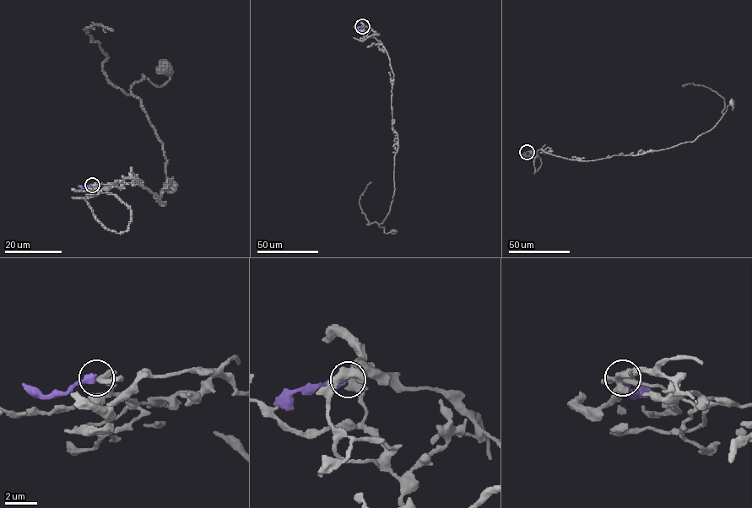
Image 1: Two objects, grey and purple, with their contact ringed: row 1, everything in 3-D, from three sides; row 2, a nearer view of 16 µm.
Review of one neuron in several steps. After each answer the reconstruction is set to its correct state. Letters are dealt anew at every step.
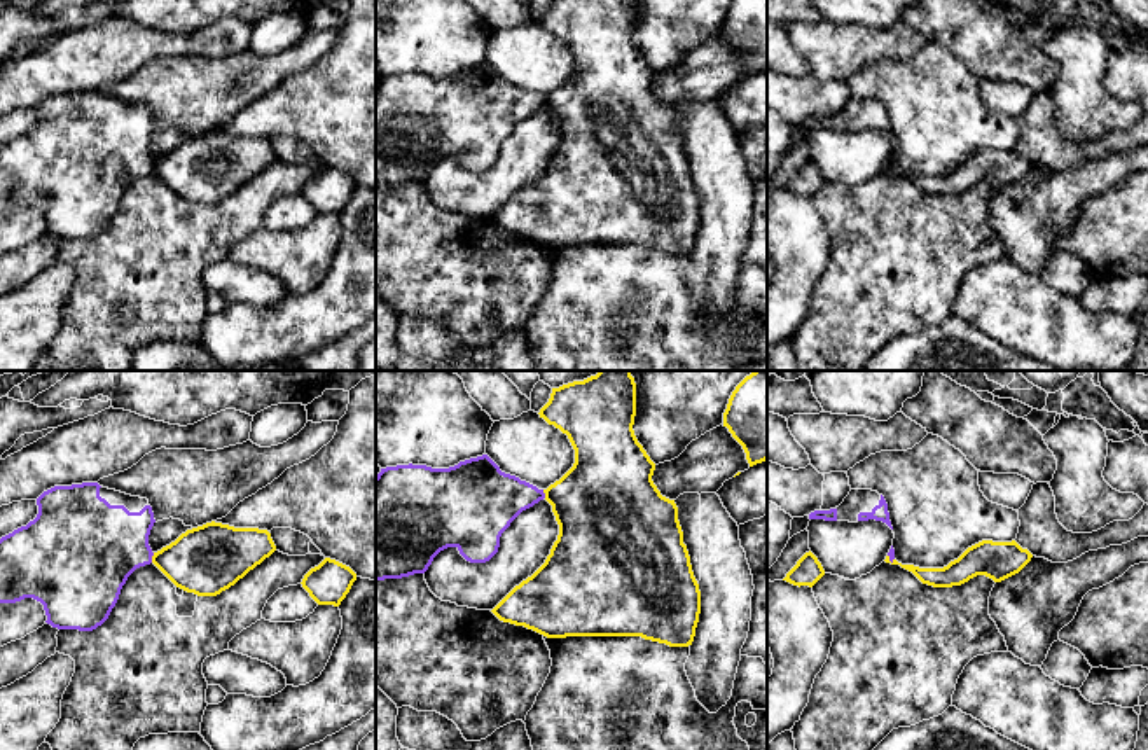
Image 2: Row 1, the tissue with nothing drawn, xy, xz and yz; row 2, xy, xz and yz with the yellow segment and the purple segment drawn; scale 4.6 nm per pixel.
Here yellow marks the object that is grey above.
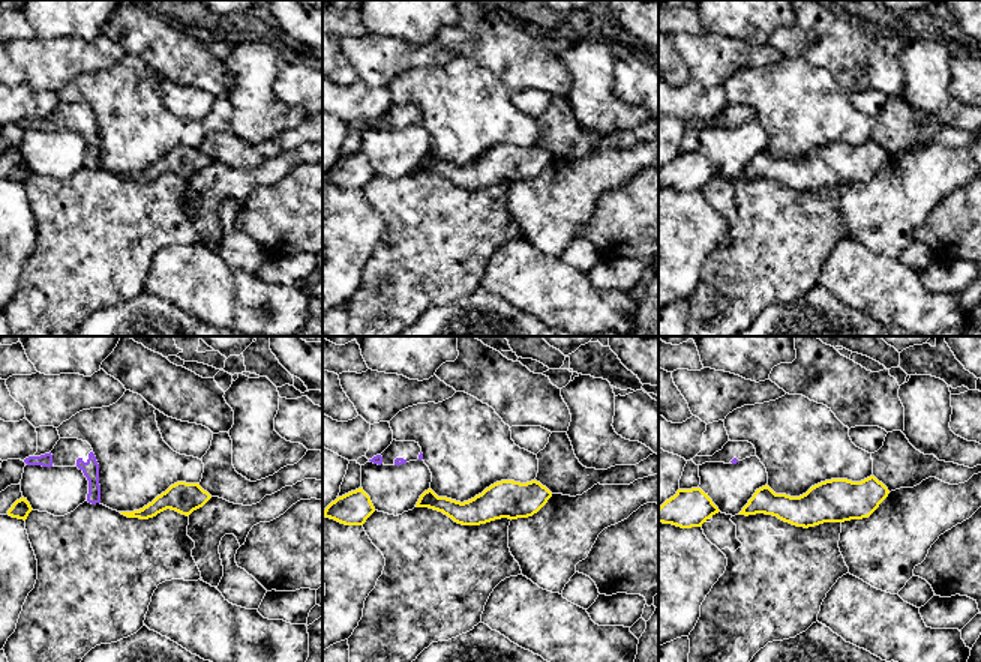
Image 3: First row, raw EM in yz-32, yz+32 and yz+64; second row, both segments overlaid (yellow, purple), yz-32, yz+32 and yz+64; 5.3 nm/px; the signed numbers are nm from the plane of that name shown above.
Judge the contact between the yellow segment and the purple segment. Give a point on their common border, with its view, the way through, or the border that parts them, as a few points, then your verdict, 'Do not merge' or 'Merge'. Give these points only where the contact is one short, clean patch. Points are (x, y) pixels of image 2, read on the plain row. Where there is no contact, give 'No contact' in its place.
Touches yellow at xy (152, 166). Boundary: xy (154, 161), (151, 170). Do not merge

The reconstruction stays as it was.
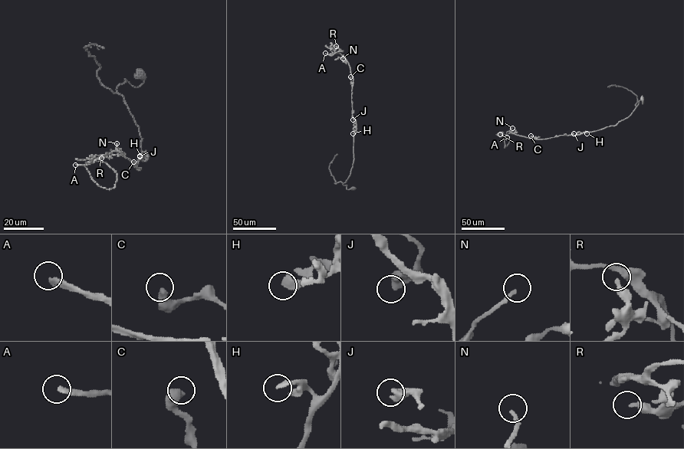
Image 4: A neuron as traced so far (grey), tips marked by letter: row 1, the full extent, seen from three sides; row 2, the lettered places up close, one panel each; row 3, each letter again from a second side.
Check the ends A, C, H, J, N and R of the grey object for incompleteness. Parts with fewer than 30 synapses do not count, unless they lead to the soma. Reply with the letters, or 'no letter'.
A, N

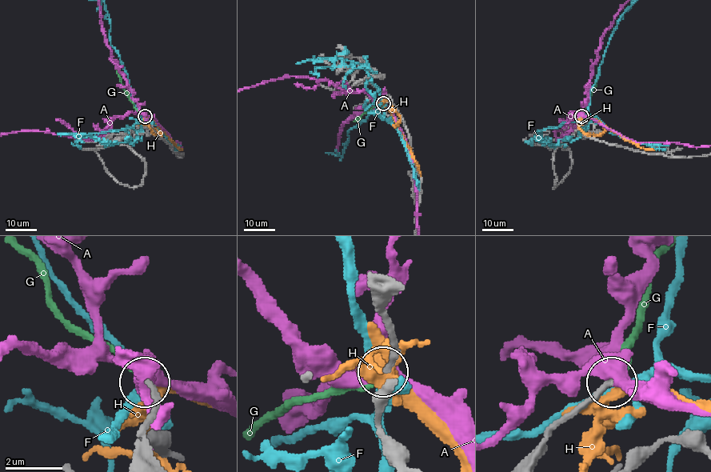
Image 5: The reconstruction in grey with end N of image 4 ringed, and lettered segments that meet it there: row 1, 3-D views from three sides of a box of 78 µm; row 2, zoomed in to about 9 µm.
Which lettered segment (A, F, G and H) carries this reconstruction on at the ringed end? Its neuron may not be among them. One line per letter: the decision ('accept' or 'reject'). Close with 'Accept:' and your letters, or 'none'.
A: reject
F: reject
G: accept
H: reject
Accept: G

